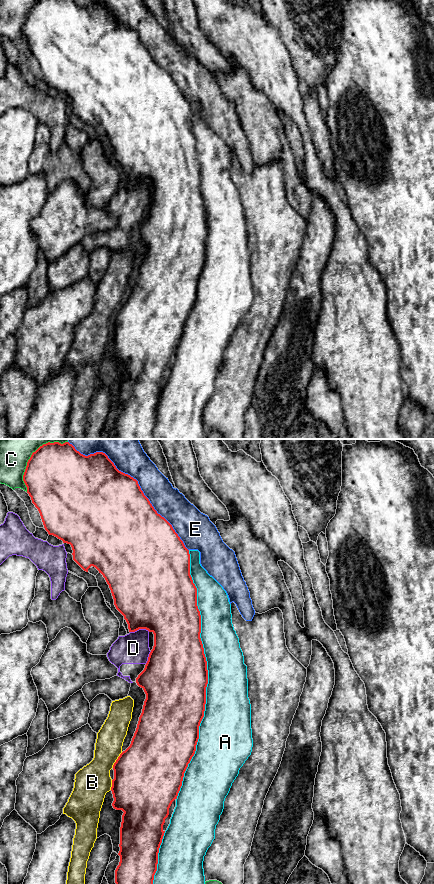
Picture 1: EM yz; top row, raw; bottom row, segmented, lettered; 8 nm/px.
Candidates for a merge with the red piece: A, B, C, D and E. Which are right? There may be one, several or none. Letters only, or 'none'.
A

